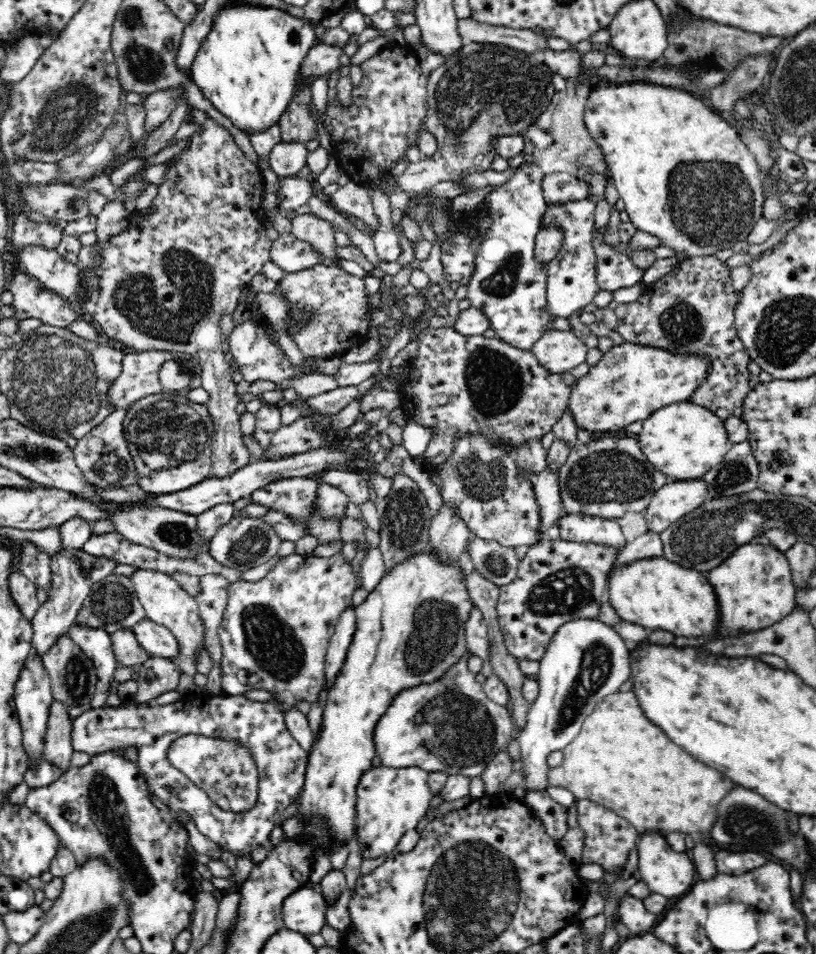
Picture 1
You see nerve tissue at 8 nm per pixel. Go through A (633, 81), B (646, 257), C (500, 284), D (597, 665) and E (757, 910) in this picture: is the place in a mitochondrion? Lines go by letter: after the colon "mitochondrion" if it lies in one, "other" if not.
A: other
B: other
C: mitochondrion
D: mitochondrion
E: other

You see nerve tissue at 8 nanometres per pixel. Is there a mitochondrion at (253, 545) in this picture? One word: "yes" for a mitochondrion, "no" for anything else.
yes

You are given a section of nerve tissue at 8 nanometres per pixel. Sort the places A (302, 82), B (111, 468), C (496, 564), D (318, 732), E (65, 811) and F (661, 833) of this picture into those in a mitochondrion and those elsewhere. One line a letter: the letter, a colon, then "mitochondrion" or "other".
A: other
B: mitochondrion
C: mitochondrion
D: other
E: other
F: other

